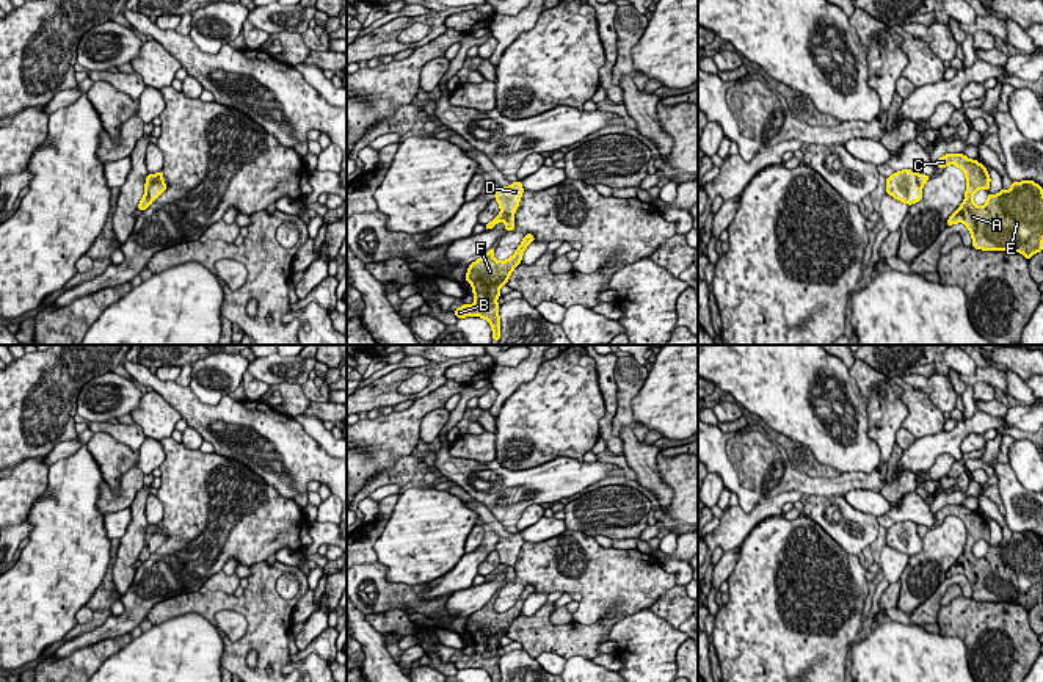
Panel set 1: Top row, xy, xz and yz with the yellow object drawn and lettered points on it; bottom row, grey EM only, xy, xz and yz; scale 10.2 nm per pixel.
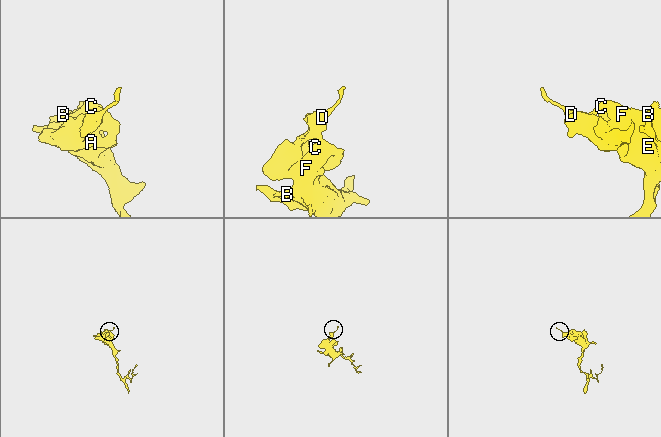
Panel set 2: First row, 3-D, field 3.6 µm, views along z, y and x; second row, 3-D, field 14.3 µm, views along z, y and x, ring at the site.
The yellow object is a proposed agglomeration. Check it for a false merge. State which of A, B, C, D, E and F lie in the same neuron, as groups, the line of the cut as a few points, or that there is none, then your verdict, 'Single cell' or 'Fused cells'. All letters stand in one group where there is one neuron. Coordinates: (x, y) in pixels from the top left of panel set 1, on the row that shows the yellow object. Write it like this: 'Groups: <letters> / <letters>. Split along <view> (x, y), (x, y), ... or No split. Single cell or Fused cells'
Groups: A B C E F / D. Split along xy (157, 174), (148, 193), (149, 201). Fused cells

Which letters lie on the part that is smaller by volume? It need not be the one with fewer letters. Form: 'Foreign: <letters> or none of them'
Foreign: D

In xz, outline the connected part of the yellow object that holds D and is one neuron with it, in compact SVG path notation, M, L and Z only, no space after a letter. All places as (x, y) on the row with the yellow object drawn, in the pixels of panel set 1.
M513 182L510 187L499 188L494 193L494 199L499 202L500 212L514 215L522 198L524 188L522 183Z

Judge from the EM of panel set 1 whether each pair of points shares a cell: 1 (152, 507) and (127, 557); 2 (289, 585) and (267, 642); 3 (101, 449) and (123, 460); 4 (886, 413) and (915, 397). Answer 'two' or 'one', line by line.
1: two
2: two
3: one
4: two

